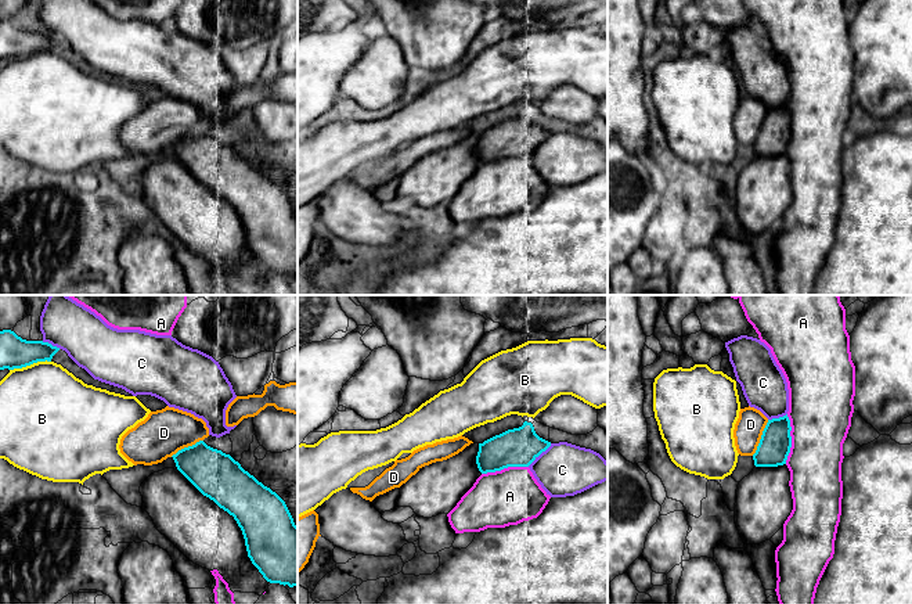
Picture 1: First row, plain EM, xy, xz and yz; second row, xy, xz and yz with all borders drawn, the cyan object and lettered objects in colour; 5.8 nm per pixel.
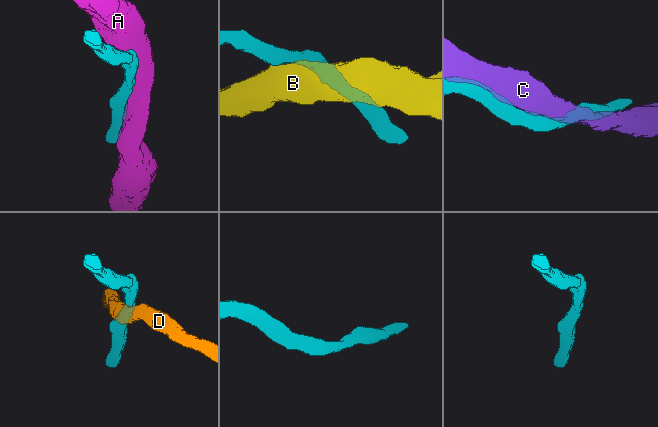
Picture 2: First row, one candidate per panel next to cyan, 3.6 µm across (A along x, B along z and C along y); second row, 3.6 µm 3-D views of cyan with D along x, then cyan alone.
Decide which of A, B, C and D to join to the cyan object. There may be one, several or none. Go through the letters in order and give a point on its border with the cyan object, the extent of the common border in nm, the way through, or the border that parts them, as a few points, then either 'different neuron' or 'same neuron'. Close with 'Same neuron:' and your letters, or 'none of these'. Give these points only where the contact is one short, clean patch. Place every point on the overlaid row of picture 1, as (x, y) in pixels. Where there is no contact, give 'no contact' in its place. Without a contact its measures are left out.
A: yz (790, 439) | 280 nm | different neuron
B: xy (29, 365) | 240 nm | different neuron
C: xz (539, 455) | 190 nm | different neuron
D: yz (761, 438) | 220 nm | different neuron
Same neuron: none of these

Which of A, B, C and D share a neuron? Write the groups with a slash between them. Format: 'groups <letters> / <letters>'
groups A / B D / C

